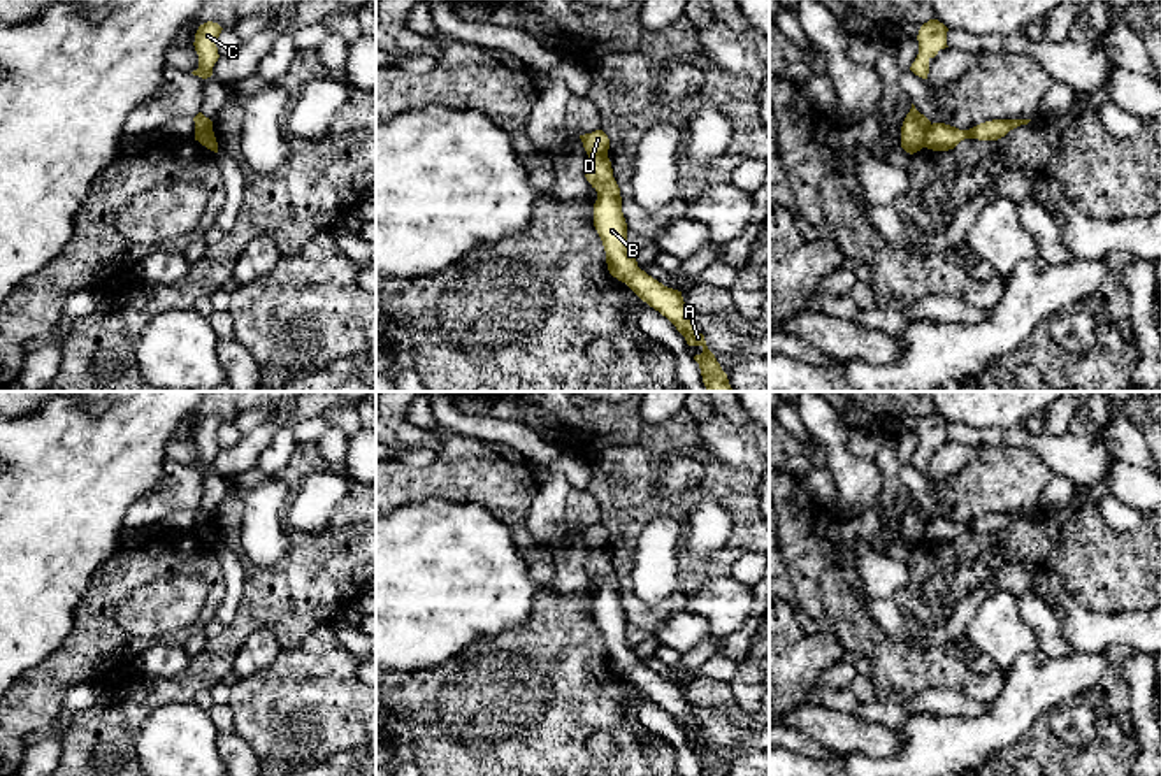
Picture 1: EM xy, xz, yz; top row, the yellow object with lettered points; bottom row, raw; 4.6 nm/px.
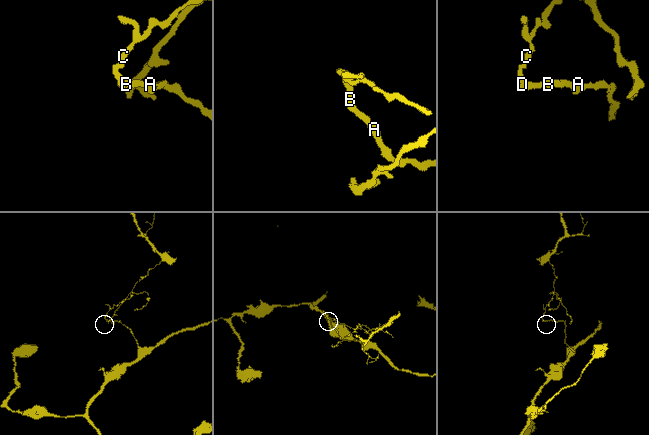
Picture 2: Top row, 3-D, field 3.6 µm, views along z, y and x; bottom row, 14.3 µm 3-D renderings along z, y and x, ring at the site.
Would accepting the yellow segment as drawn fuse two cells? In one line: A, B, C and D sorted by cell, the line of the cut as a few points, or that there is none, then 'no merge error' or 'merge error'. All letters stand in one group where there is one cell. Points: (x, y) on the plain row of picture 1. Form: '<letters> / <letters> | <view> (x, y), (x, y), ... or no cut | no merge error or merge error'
A B / C D | yz (931, 518), (924, 529), (924, 539) | merge error

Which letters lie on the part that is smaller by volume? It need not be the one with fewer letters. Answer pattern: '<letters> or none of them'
C, D

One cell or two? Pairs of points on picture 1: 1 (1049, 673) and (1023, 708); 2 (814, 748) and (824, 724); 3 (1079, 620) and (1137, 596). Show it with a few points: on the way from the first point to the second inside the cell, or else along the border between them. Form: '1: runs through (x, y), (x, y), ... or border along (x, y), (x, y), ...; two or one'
1: runs through (1040, 682), (1023, 699); one
2: border along (787, 725), (840, 752); two
3: border along (1072, 599), (1091, 610), (1142, 611); two

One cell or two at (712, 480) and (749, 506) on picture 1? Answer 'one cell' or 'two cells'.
one cell

